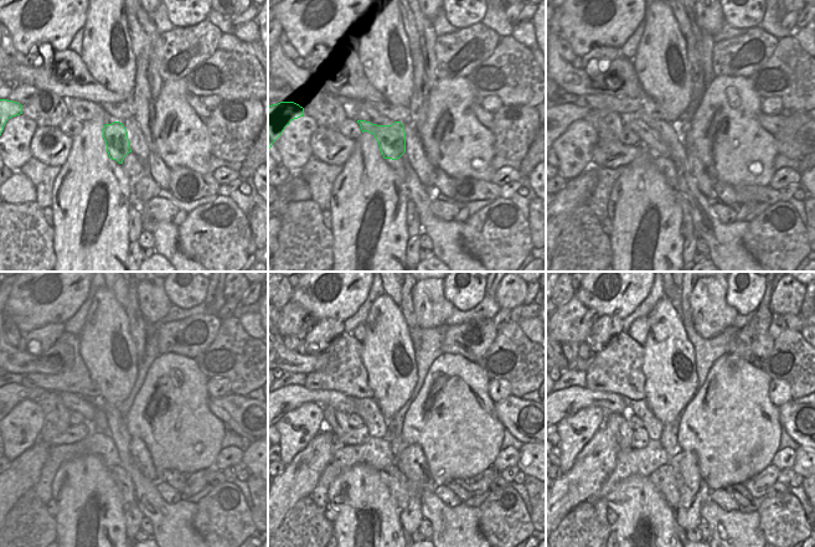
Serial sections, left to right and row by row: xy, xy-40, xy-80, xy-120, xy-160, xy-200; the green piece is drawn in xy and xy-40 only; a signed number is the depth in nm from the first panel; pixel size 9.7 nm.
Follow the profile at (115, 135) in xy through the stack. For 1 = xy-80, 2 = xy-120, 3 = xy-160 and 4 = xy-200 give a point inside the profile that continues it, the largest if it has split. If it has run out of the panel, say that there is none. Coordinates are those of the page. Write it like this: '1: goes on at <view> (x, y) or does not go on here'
1: goes on at xy-80 (650, 138)
2: goes on at xy-120 (72, 402)
3: goes on at xy-160 (293, 396)
4: goes on at xy-200 (571, 400)

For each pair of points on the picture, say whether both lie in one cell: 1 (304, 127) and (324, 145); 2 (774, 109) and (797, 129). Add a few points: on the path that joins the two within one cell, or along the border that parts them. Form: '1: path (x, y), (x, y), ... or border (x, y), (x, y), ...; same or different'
1: border (316, 128), (310, 139), (311, 155); different
2: border (762, 112), (769, 115), (779, 115); different

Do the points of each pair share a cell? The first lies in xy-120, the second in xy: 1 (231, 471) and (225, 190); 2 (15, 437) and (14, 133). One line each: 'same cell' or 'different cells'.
1: same cell
2: same cell

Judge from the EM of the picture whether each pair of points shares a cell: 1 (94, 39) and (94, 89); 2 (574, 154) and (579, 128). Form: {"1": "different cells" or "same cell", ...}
{"1": "different cells", "2": "same cell"}

